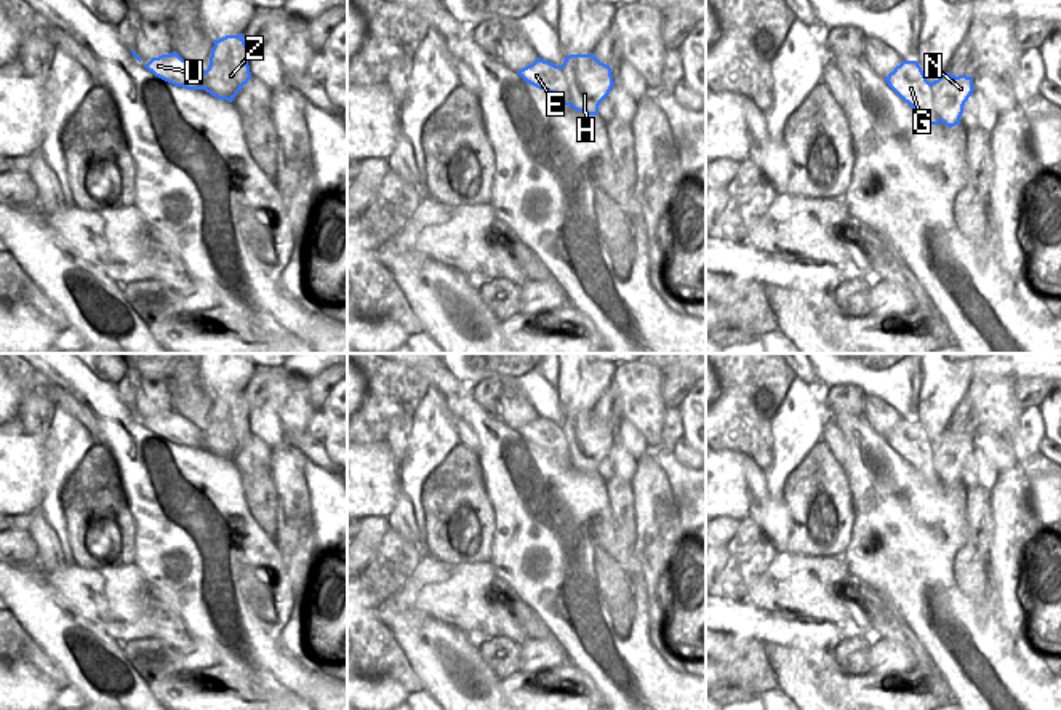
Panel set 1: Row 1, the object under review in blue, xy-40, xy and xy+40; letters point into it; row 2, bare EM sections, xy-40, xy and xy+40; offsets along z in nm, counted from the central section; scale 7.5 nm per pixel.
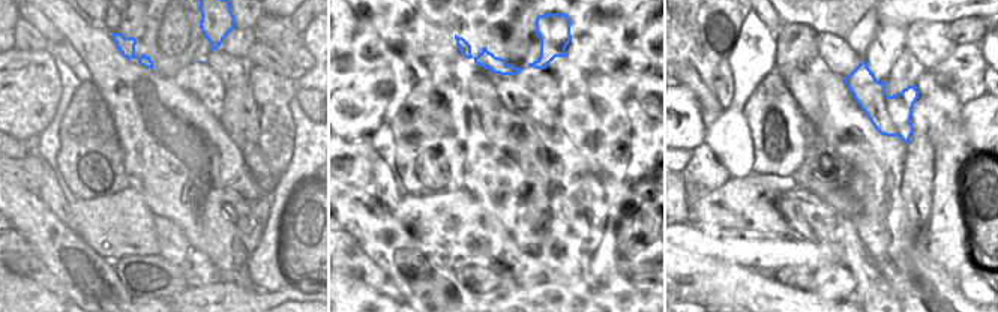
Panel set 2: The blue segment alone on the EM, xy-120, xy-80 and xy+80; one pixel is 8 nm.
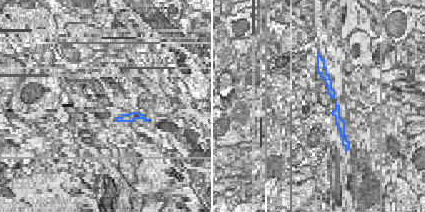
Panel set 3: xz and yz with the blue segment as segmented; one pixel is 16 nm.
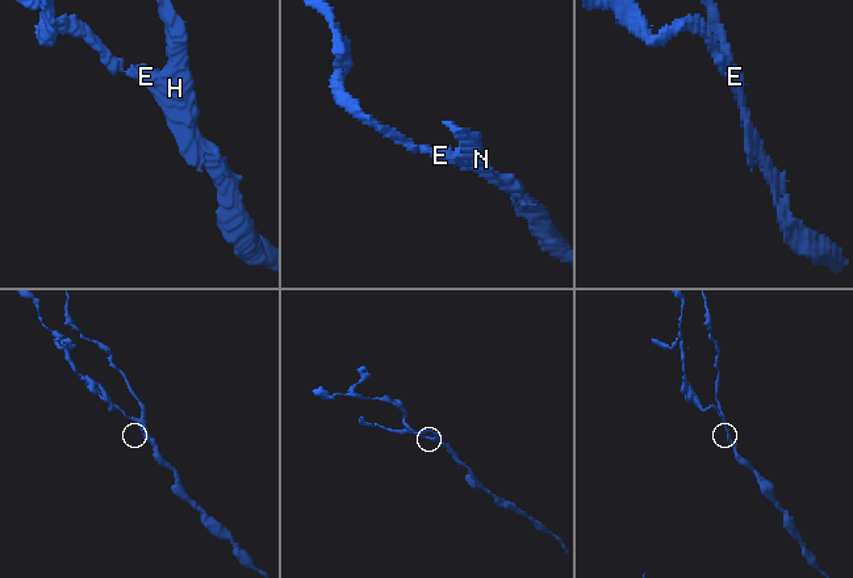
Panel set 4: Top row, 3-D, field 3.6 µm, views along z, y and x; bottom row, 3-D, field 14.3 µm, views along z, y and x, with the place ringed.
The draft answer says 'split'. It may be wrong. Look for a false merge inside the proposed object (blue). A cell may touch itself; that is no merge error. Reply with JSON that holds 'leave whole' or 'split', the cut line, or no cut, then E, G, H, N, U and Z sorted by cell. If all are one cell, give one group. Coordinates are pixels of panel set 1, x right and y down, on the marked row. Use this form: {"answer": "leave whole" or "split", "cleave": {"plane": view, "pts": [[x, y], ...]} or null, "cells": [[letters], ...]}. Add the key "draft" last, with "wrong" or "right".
{"answer": "split", "cleave": {"plane": "xy", "pts": [[560, 66], [567, 79], [572, 106]]}, "cells": [["E", "G", "U"], ["H", "N", "Z"]], "draft": "right"}

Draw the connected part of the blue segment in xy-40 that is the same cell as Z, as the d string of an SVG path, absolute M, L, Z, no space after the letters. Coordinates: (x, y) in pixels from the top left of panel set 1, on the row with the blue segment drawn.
M226 35L213 40L210 66L205 74L205 91L218 99L234 101L237 93L251 78L248 46L240 35Z

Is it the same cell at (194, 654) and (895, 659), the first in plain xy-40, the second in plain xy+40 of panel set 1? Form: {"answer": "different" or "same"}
{"answer": "same"}

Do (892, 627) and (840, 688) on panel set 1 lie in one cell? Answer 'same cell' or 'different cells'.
different cells

